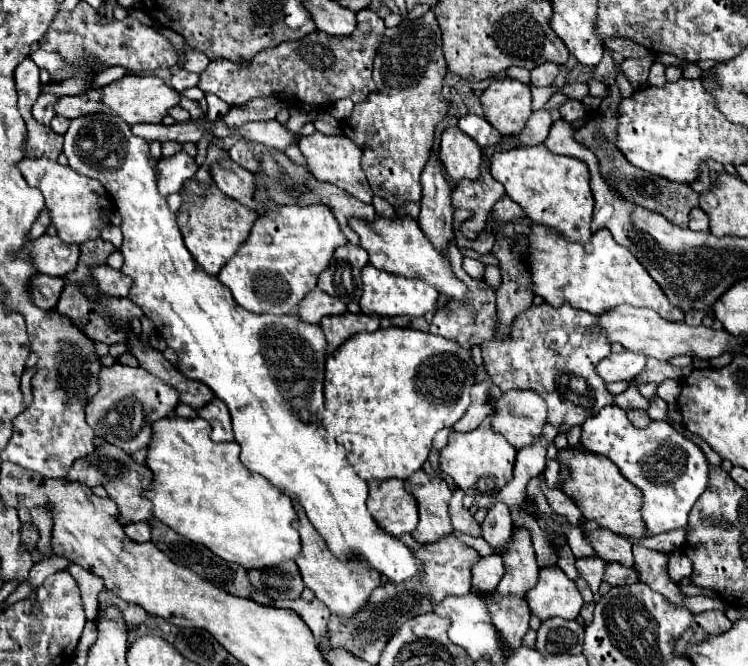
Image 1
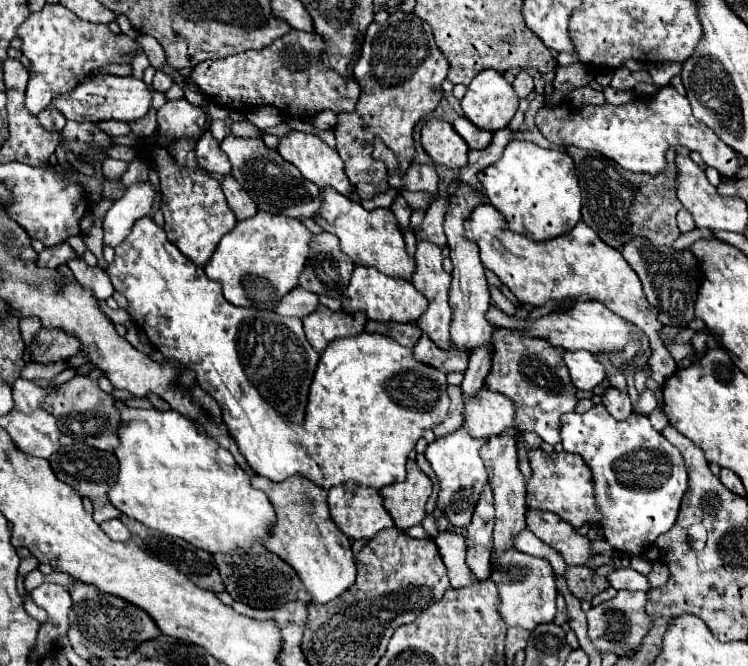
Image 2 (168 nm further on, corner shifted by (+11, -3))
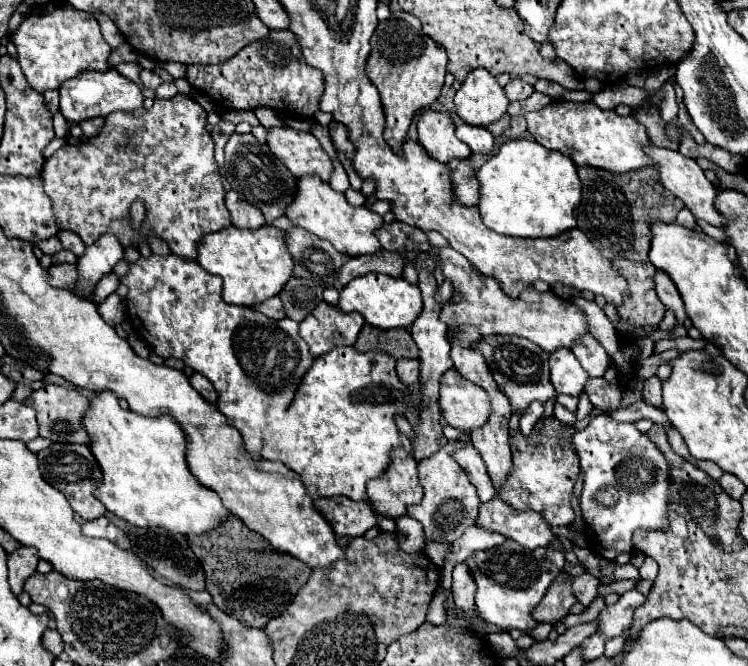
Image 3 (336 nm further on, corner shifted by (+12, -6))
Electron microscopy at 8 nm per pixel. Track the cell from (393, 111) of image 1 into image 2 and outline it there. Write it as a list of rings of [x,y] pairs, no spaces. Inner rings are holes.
[[[393,11],[385,23],[371,23],[367,27],[365,39],[363,39],[363,49],[361,57],[353,67],[353,75],[357,83],[361,85],[361,97],[357,101],[357,107],[353,113],[339,113],[339,121],[333,129],[337,137],[337,151],[345,163],[345,173],[355,189],[355,193],[361,199],[373,199],[391,187],[387,185],[387,165],[381,159],[373,159],[373,141],[379,137],[391,151],[395,151],[397,161],[399,161],[399,171],[405,173],[413,159],[415,159],[415,141],[413,141],[413,127],[417,125],[419,119],[427,117],[429,113],[435,111],[443,97],[441,83],[447,77],[449,63],[435,45],[431,27],[419,19],[415,13],[403,13],[403,11]]]

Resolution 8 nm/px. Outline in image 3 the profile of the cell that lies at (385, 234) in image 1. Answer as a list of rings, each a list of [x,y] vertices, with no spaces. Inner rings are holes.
[[[302,176],[296,180],[296,200],[288,206],[286,218],[296,224],[306,228],[308,232],[316,234],[318,238],[328,240],[338,252],[346,256],[362,256],[362,254],[372,254],[380,252],[378,238],[374,234],[376,228],[382,226],[382,216],[372,212],[366,206],[350,206],[344,198],[344,194],[336,192],[330,188],[330,184],[322,182],[318,176]]]

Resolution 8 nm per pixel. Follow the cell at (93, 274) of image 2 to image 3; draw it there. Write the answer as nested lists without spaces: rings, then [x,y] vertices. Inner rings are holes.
[[[52,264],[48,268],[48,276],[50,276],[50,284],[56,288],[72,288],[78,274],[76,274],[76,266],[74,264]]]

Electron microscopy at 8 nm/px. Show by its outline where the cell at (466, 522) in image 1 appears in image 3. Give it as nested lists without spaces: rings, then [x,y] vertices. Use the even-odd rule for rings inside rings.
[[[408,514],[396,518],[396,536],[400,548],[404,552],[422,552],[424,550],[424,530],[418,520],[410,518]]]

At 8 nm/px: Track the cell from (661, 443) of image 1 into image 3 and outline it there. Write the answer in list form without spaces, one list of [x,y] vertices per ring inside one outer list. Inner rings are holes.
[[[600,414],[594,418],[582,432],[576,432],[574,426],[568,426],[572,434],[572,444],[578,450],[580,456],[580,468],[584,472],[584,484],[582,484],[582,494],[580,494],[580,508],[582,516],[586,522],[586,536],[588,536],[588,546],[592,552],[606,560],[614,560],[620,552],[632,552],[632,534],[636,528],[664,528],[668,524],[666,510],[668,510],[668,488],[670,488],[670,478],[668,478],[668,462],[664,460],[662,452],[650,442],[650,438],[642,432],[638,432],[632,424],[620,424],[610,420],[606,414]],[[604,486],[614,486],[620,492],[620,500],[612,508],[604,508],[594,500],[594,492]]]

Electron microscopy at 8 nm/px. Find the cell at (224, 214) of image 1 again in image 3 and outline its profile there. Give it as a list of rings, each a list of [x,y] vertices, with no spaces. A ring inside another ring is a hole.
[[[176,94],[168,100],[154,100],[150,110],[142,112],[112,112],[106,116],[106,124],[100,136],[94,136],[76,146],[62,146],[56,150],[42,168],[44,192],[52,200],[56,222],[60,230],[76,232],[86,246],[94,244],[102,234],[110,232],[112,220],[122,220],[126,226],[116,232],[124,248],[136,248],[136,230],[130,226],[130,206],[134,200],[142,200],[146,216],[142,228],[146,236],[158,236],[164,240],[172,254],[192,260],[204,234],[230,226],[230,212],[224,206],[224,186],[220,180],[218,164],[214,160],[214,142],[206,130],[206,112],[190,96]]]

